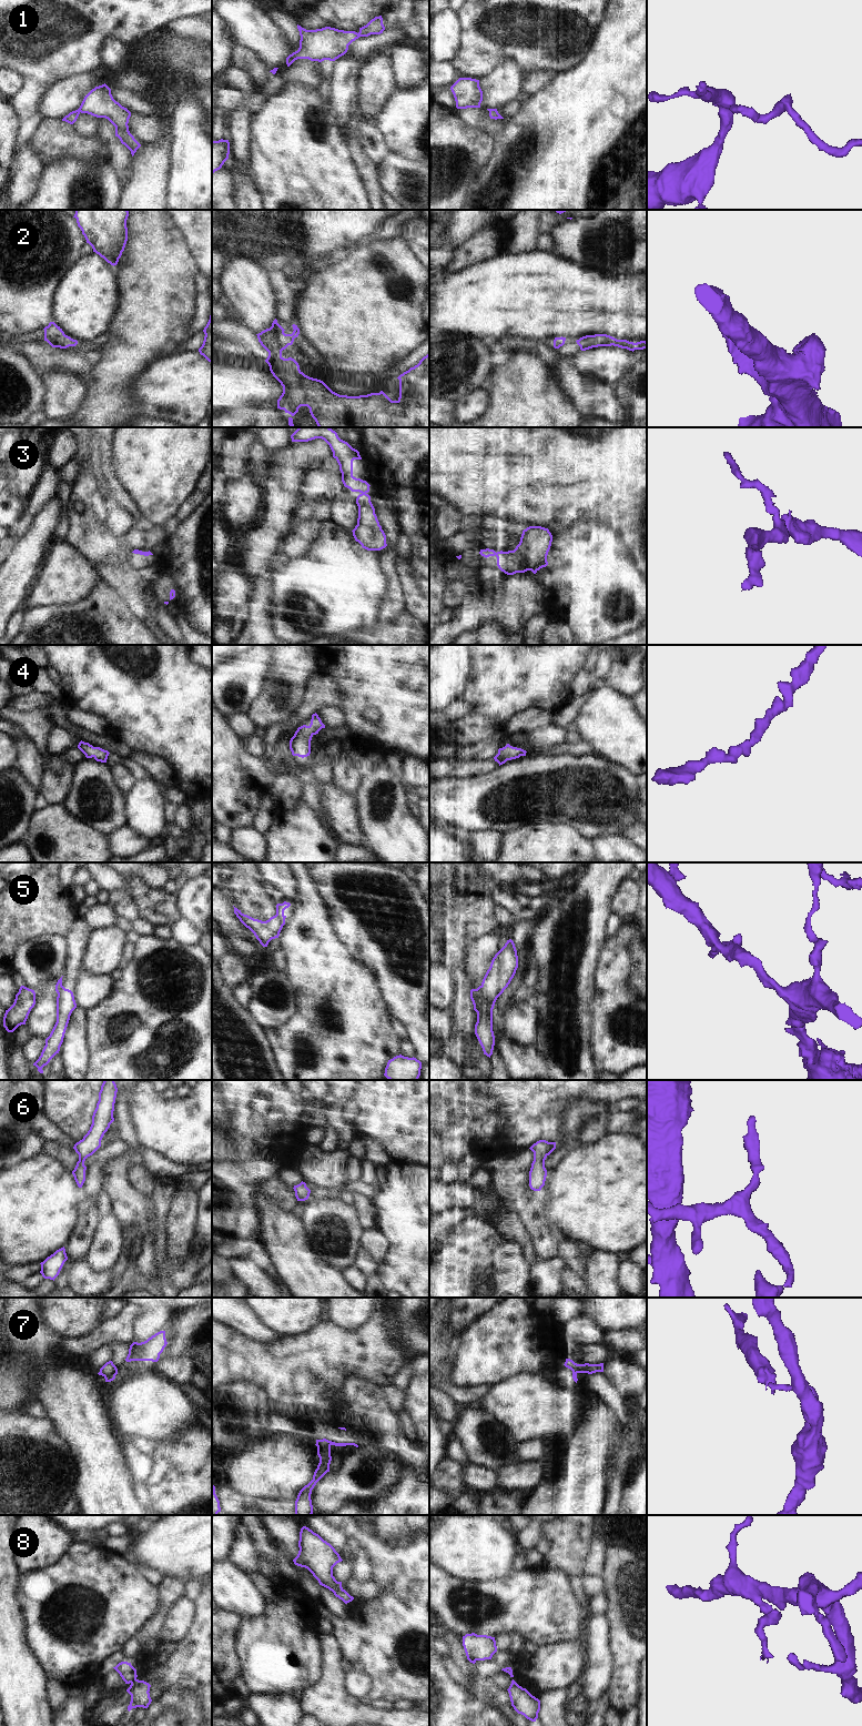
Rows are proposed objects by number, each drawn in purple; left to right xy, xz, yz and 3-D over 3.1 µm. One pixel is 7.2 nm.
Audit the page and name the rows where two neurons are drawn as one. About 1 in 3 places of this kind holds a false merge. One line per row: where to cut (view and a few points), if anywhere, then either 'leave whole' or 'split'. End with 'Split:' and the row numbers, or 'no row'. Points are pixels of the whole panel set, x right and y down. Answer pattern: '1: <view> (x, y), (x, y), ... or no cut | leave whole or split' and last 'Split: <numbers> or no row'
1: no cut | leave whole
2: no cut | leave whole
3: no cut | leave whole
4: no cut | leave whole
5: yz (480, 986), (484, 993), (495, 1001) | split
6: no cut | leave whole
7: xy (115, 1366), (108, 1375), (102, 1375), (99, 1372) | split
8: xy (135, 1678), (130, 1682) | split
Split: 5, 7, 8

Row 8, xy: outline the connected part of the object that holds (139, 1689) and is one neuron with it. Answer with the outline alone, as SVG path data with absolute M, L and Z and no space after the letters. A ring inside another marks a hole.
M132 1680L130 1687L126 1692L131 1695L131 1702L128 1706L130 1712L132 1708L143 1707L148 1708L152 1699L150 1697L150 1687L151 1685L144 1680Z

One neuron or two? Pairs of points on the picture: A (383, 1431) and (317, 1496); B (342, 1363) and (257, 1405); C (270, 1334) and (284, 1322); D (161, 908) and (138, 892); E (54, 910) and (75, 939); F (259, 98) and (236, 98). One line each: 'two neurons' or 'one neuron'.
A: two neurons
B: two neurons
C: two neurons
D: one neuron
E: two neurons
F: one neuron

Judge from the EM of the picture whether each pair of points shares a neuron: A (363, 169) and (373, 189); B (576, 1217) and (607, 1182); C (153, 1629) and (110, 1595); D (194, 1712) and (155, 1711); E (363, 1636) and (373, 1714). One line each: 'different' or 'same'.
A: same
B: same
C: different
D: same
E: different

